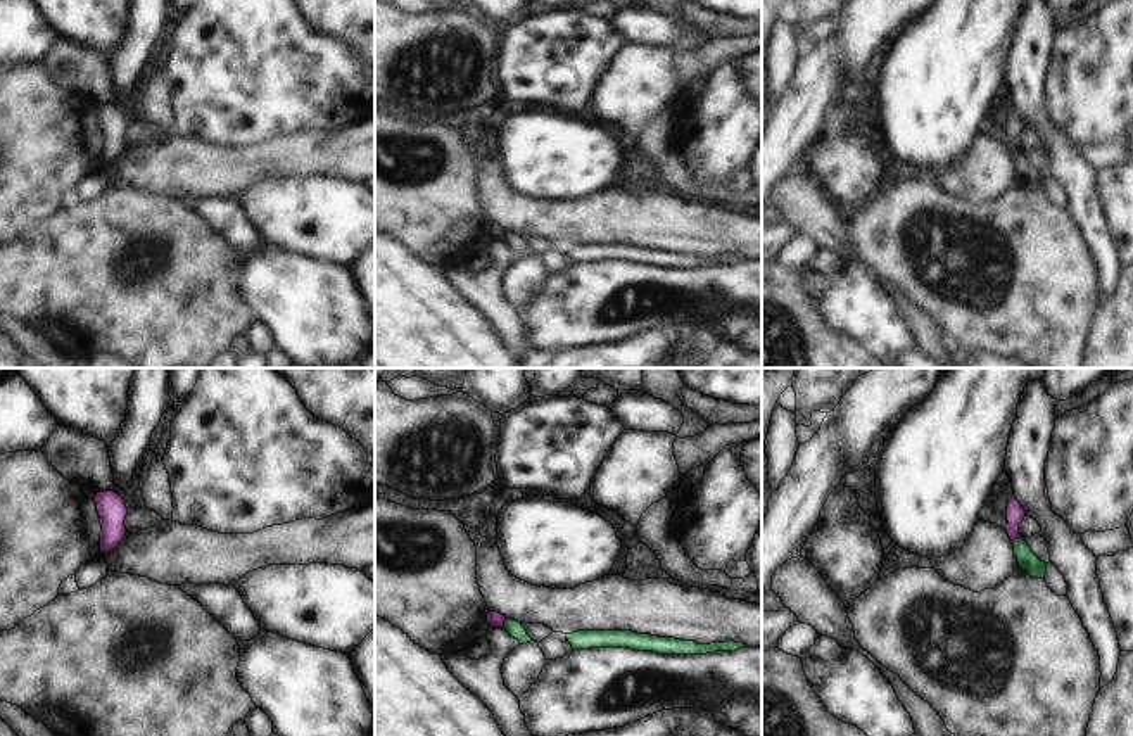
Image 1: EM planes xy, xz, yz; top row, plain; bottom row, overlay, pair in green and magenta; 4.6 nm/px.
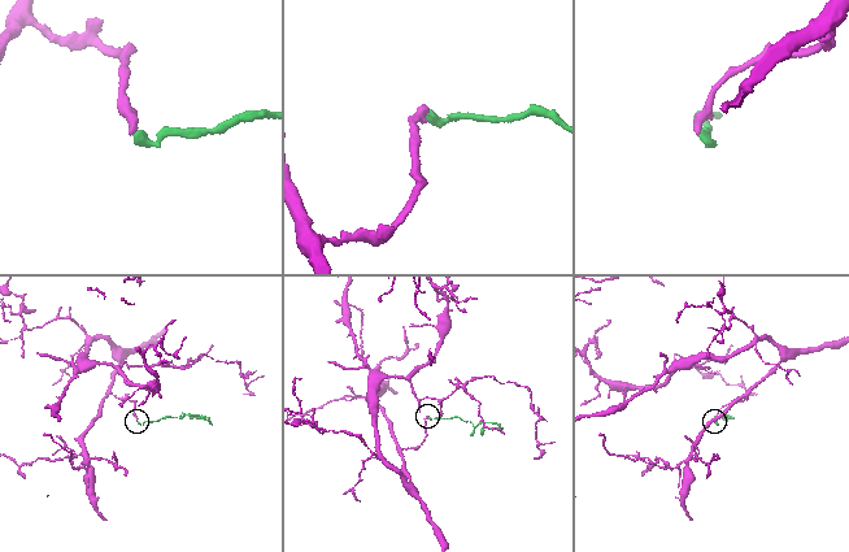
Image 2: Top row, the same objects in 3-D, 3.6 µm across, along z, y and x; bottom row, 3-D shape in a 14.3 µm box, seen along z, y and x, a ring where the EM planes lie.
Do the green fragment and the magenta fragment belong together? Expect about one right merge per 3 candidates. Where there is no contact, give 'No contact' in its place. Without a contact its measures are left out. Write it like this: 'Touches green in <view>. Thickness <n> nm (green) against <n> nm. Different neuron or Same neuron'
Touches green in xz. Thickness 80 nm (green) against 70 nm. Different neuron

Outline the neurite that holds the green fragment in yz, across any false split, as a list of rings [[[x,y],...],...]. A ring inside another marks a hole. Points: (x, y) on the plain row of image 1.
[[[1024,150],[1014,152],[1014,169],[1022,183],[1026,183],[1031,190],[1043,192],[1047,187],[1047,176],[1041,174],[1028,159]]]

